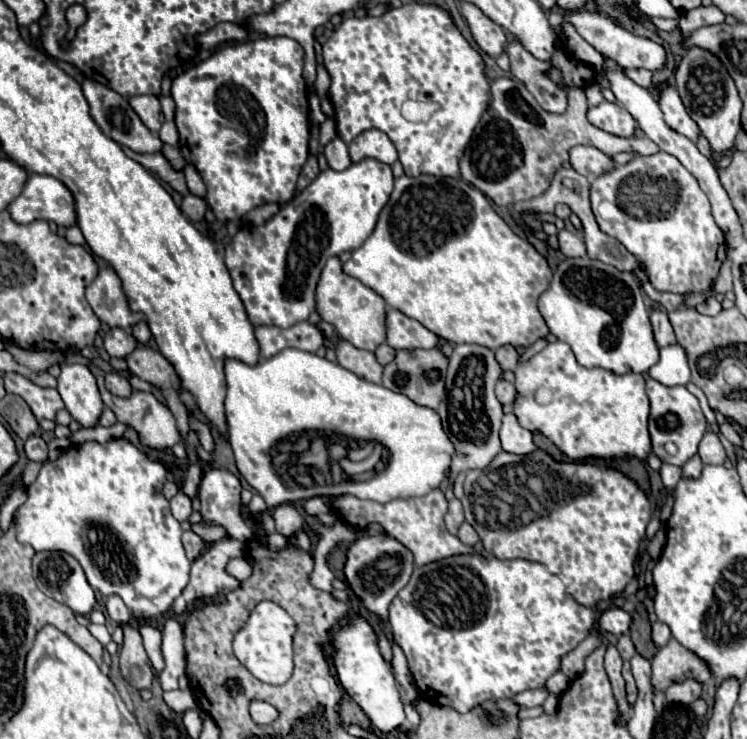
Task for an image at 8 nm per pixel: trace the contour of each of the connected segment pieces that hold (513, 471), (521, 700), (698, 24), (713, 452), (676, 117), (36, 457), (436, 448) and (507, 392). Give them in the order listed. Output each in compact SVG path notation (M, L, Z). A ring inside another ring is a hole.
M542 450L528 456L500 452L484 470L470 470L464 480L462 506L466 522L472 524L492 556L500 560L522 558L546 566L562 580L566 592L586 608L596 608L600 600L624 592L634 576L634 564L650 522L650 502L630 478L608 466L556 462Z
M536 688L536 690L526 690L526 692L520 692L516 694L512 700L522 706L522 708L534 708L534 706L540 706L544 704L548 692L544 688Z
M710 4L710 6L698 6L690 12L684 12L680 16L680 28L682 28L682 38L686 32L692 32L696 28L702 28L702 26L710 26L710 24L722 24L724 22L724 12Z
M706 432L700 446L698 446L698 456L702 458L704 464L724 464L726 462L726 452L720 442L720 438L714 432Z
M664 88L660 90L660 98L658 98L660 110L664 114L664 122L676 130L678 134L684 134L686 138L690 138L692 142L698 142L700 136L700 128L698 124L690 118L690 114L686 112L678 92L674 88Z
M31 435L30 438L24 442L24 450L26 450L28 460L34 460L34 462L46 462L48 446L41 435Z
M284 348L276 356L262 360L254 366L228 358L224 362L224 372L228 382L228 394L224 402L226 426L236 466L244 476L244 480L254 490L258 490L258 494L266 500L268 510L284 502L296 504L312 496L336 498L342 494L352 494L356 498L366 498L374 502L424 496L430 490L438 488L446 476L454 446L448 440L446 432L442 430L440 416L430 408L414 404L404 394L396 394L380 384L372 384L368 380L358 378L340 364L328 362L326 358L320 358L312 352L304 352L298 348ZM310 432L336 432L356 440L372 440L378 444L386 444L386 448L390 448L390 464L386 466L386 472L378 472L378 476L366 482L334 484L330 482L330 466L326 462L320 464L320 460L314 458L312 454L312 438L308 436Z
M498 380L498 384L496 384L496 396L498 396L498 402L500 402L506 410L510 410L512 400L516 398L516 390L514 390L514 386L512 386L510 382Z

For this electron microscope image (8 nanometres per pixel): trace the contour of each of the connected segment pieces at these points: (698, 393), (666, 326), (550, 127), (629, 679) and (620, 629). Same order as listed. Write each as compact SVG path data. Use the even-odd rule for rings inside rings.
M688 384L686 386L698 400L700 400L700 406L702 406L702 410L704 410L704 414L706 414L706 418L712 422L712 426L714 426L714 430L716 430L716 422L714 422L714 414L712 414L712 410L710 410L710 406L708 406L708 402L706 402L706 396L704 396L704 392L698 388L698 386L694 386L694 384Z
M652 310L650 312L650 320L652 320L652 328L654 328L654 336L656 336L656 342L658 346L668 346L668 344L674 344L676 338L674 338L674 328L666 316L664 310Z
M514 78L492 80L488 108L460 158L462 178L486 194L494 204L508 206L544 194L554 172L558 172L562 162L568 160L570 148L578 144L604 146L612 156L618 152L658 152L658 146L650 138L620 138L590 124L586 118L586 94L582 88L570 88L568 98L570 104L566 114L558 116L544 112L522 82Z
M624 662L624 668L622 668L622 676L626 680L626 690L628 690L628 702L634 704L634 700L638 698L638 688L636 688L636 682L634 682L634 676L632 672L628 670L628 662Z
M608 608L600 614L598 618L598 628L602 632L620 636L620 634L628 634L630 628L630 614L620 610L620 608Z

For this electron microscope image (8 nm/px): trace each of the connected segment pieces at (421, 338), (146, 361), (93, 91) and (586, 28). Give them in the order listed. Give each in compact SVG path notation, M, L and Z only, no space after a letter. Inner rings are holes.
M388 308L386 310L386 326L388 326L388 344L396 350L414 350L414 348L438 348L440 338L426 330L420 322L414 318L408 318L406 314Z
M138 346L130 356L126 356L126 362L132 374L136 374L140 380L150 382L166 398L170 410L178 420L178 428L184 440L188 434L188 410L180 400L180 392L184 388L182 380L178 380L178 374L174 372L174 366L158 350L152 350L148 346Z
M82 80L82 92L88 100L88 106L90 106L90 116L92 120L100 126L100 130L104 134L108 134L112 140L116 140L118 144L122 146L128 146L130 150L134 152L140 152L140 154L152 154L152 152L158 152L162 148L162 142L156 134L152 134L144 124L142 120L138 118L138 114L130 108L128 100L122 98L118 92L114 92L112 88L96 82L96 80Z
M572 10L564 14L564 20L574 24L574 28L578 30L578 34L590 44L594 46L602 56L618 62L624 68L648 68L648 70L664 70L666 68L666 50L662 44L636 36L624 28L620 28L618 24L614 24L610 18L604 18L596 12L588 12L588 10Z

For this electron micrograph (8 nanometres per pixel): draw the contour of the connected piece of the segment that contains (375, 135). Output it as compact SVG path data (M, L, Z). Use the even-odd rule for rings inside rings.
M366 130L358 138L354 138L350 144L350 158L352 162L364 160L364 158L374 158L384 164L394 164L398 160L396 148L390 142L390 138L380 132L380 130Z

